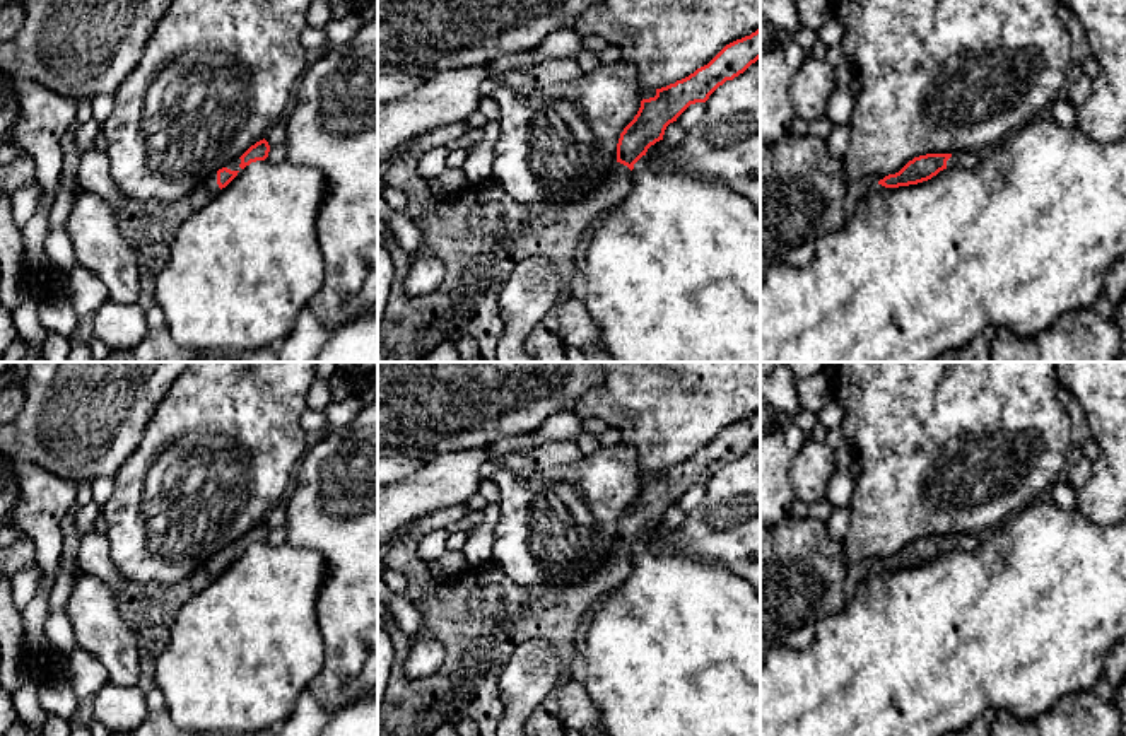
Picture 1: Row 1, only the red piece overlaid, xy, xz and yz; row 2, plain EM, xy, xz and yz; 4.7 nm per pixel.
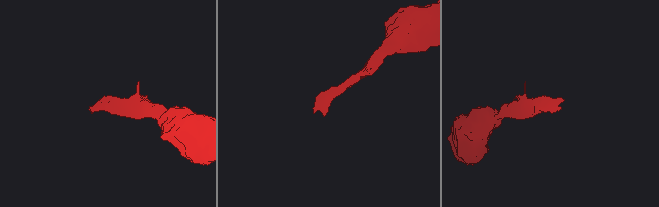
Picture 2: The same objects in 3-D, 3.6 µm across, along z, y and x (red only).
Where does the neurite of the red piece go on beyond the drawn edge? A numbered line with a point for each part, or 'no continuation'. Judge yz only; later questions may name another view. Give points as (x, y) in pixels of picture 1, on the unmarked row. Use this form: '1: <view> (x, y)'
1: yz (967, 542)

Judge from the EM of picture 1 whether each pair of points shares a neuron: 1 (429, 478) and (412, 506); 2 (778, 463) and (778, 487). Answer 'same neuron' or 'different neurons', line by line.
1: same neuron
2: same neuron

